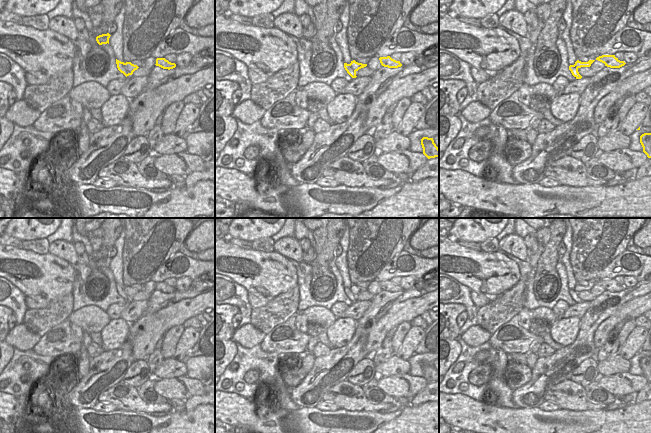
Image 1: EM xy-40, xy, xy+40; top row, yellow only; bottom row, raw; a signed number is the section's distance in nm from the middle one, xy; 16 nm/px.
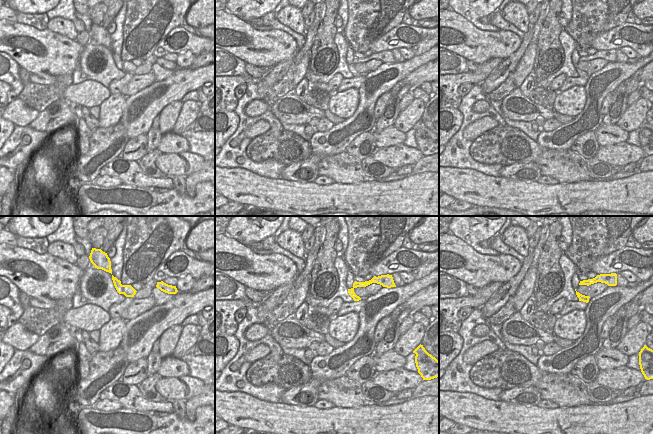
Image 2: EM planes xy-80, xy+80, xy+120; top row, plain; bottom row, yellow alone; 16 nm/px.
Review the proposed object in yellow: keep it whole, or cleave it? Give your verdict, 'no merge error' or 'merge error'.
no merge error

